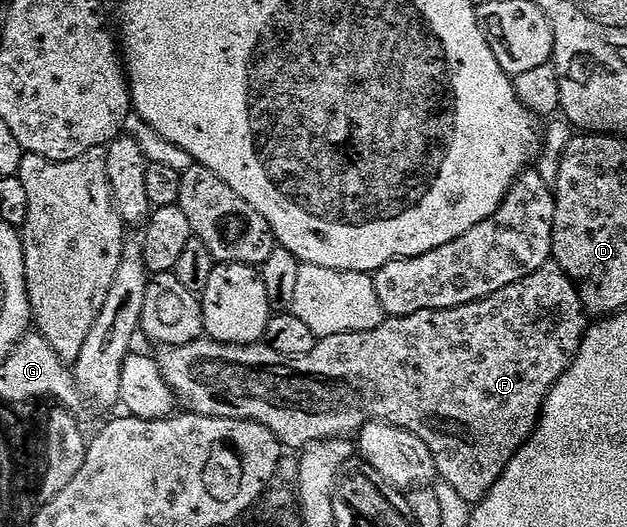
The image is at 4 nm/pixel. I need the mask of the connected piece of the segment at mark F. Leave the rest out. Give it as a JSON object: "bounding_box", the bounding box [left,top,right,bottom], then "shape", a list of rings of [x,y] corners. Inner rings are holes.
{"bounding_box":[157,262,589,506],"shape":[[[549,262],[545,266],[541,266],[541,270],[533,270],[533,274],[521,278],[521,282],[513,282],[513,286],[505,286],[505,290],[497,290],[497,294],[489,294],[489,298],[484,300],[469,302],[465,306],[446,308],[445,310],[421,310],[417,314],[409,314],[408,316],[392,316],[385,318],[381,322],[381,326],[377,326],[377,330],[324,336],[313,346],[313,350],[309,350],[309,354],[301,354],[300,356],[277,354],[277,350],[273,350],[265,342],[222,344],[210,338],[200,338],[180,348],[160,347],[157,359],[165,382],[182,403],[184,400],[191,407],[188,409],[194,415],[216,416],[230,420],[252,420],[268,428],[284,449],[302,450],[318,440],[351,438],[358,434],[366,424],[370,424],[372,420],[381,420],[385,424],[393,425],[394,428],[405,430],[409,434],[421,438],[421,442],[425,442],[425,446],[429,446],[435,459],[435,471],[441,477],[442,483],[453,486],[453,490],[457,490],[457,494],[461,494],[461,498],[465,498],[467,504],[474,506],[487,497],[489,490],[497,482],[497,478],[501,478],[501,474],[517,454],[517,450],[521,450],[525,441],[534,434],[535,427],[539,424],[539,418],[543,414],[543,404],[547,401],[547,396],[574,362],[588,327],[589,313],[583,307],[575,284],[567,277],[565,270],[561,270],[559,264]]]}

